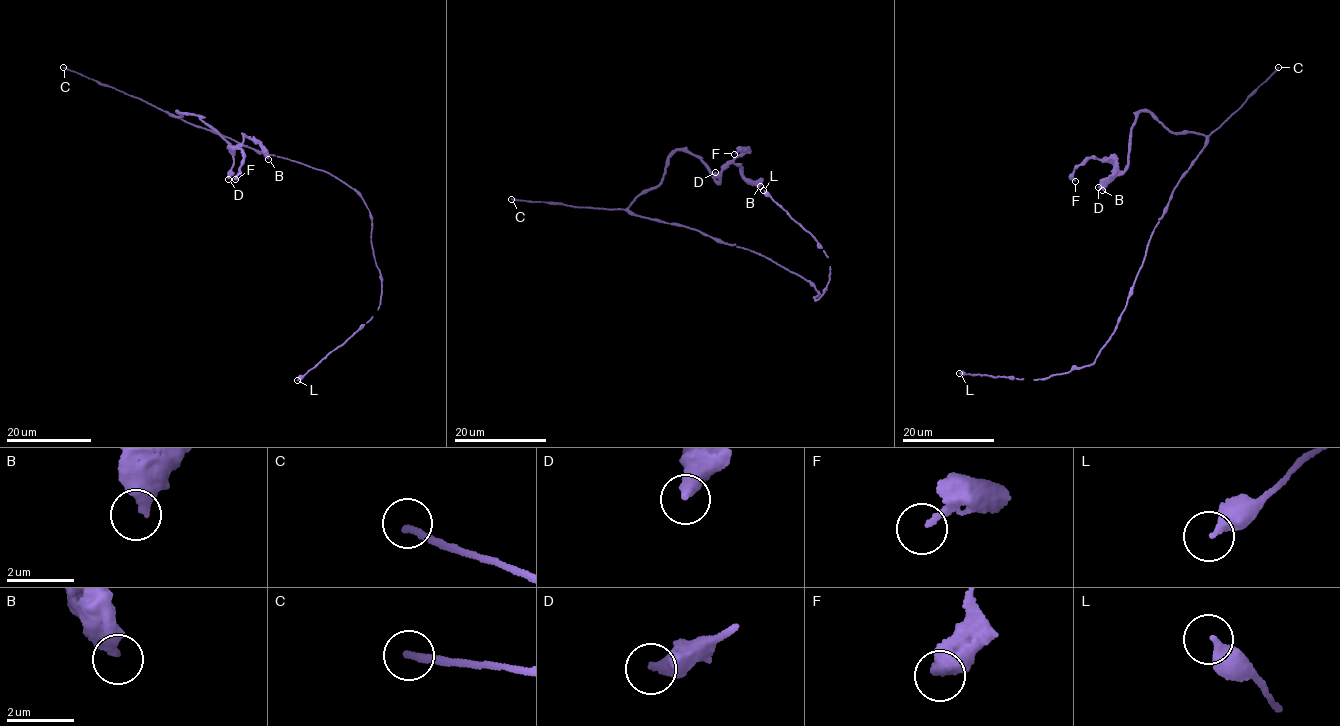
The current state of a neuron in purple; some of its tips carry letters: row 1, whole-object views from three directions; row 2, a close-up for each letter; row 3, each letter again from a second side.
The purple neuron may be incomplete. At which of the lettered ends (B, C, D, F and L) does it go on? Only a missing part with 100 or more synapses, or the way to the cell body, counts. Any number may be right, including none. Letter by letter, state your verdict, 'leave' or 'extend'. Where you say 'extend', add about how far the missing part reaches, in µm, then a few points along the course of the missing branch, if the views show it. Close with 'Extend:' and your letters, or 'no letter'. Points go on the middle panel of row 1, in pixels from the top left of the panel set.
B: leave
C: extend; missing 130 µm
D: leave
F: leave
L: leave
Extend: C

